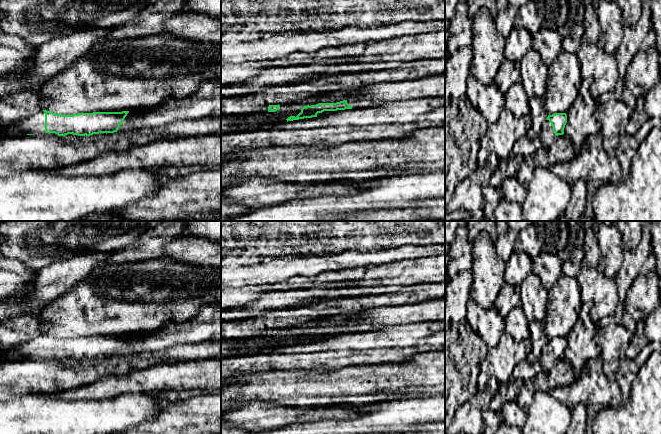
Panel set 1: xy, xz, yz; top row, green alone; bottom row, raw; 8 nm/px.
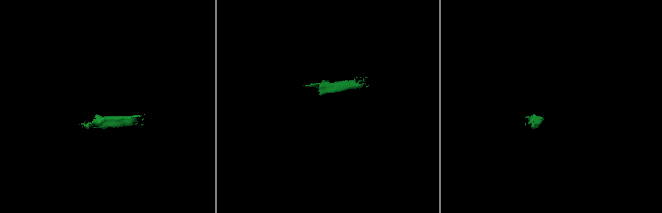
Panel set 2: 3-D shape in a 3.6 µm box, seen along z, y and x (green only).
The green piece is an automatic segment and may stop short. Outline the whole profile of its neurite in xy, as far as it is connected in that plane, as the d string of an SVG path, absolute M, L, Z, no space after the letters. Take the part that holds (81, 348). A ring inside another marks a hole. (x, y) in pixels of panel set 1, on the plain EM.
M43 334L28 342L4 347L0 355L9 360L31 359L66 366L70 361L125 357L141 351L140 338L129 335L63 339Z

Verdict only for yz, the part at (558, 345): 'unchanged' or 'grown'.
grown

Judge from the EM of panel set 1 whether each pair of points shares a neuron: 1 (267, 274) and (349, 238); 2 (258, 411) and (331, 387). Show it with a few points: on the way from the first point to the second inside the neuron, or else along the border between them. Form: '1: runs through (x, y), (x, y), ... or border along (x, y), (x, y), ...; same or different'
1: border along (336, 254), (295, 255); different
2: border along (282, 405), (296, 405), (305, 408); different

